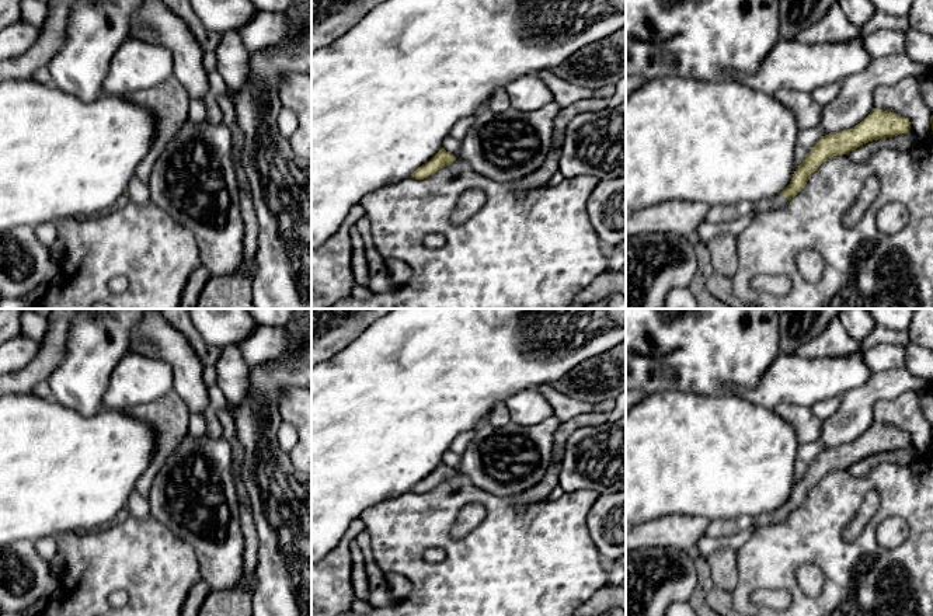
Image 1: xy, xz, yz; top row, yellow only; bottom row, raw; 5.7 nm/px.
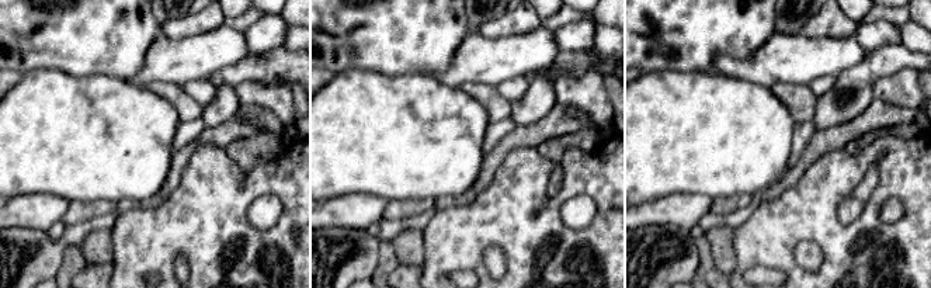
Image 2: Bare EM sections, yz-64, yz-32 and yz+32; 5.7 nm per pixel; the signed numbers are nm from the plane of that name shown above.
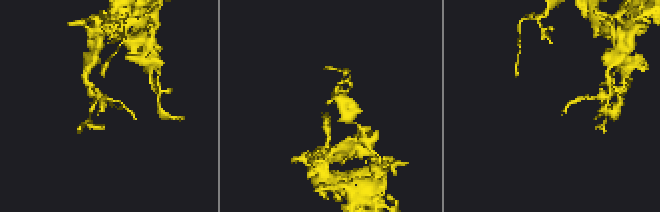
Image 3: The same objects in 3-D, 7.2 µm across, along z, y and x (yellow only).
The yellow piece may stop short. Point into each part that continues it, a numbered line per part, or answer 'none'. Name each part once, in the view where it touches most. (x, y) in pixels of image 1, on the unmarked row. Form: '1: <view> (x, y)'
1: yz (779, 515)

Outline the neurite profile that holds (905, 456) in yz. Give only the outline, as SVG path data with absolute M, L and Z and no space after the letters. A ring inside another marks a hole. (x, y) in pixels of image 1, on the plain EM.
M909 445L908 448L902 448L898 450L868 456L850 466L847 470L856 477L867 477L871 470L881 463L909 466L918 456L918 450L912 445Z

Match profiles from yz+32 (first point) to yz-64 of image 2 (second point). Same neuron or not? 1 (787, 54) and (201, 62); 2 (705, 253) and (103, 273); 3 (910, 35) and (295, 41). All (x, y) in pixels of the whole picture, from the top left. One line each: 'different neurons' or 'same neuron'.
1: same neuron
2: different neurons
3: same neuron

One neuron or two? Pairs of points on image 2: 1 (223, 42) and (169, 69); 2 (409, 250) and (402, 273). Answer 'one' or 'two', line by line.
1: one
2: two

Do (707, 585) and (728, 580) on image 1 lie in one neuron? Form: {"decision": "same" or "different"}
{"decision": "same"}

